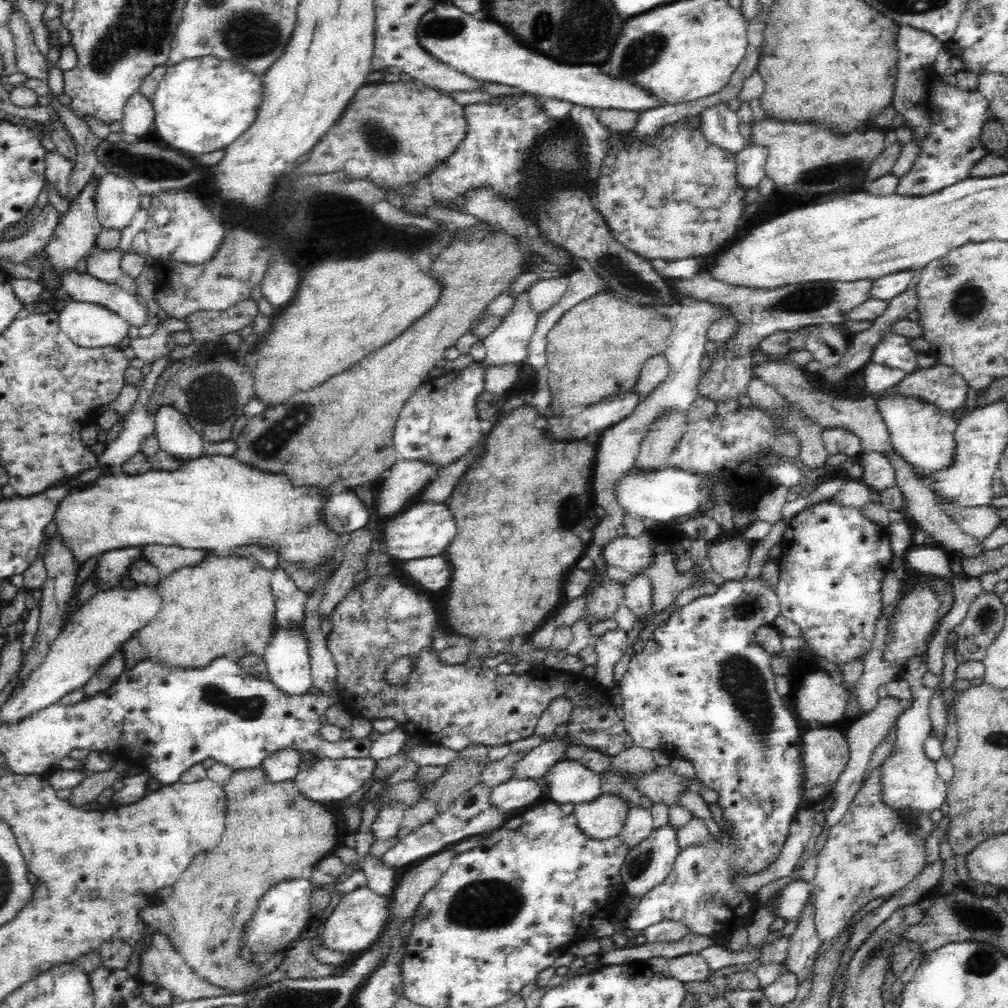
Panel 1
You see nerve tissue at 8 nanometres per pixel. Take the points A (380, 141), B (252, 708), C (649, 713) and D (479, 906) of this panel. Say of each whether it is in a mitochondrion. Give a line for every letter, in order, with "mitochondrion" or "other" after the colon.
A: mitochondrion
B: mitochondrion
C: other
D: mitochondrion

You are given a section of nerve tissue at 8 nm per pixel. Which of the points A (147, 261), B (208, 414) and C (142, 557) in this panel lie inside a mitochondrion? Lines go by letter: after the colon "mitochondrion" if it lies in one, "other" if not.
A: other
B: mitochondrion
C: other

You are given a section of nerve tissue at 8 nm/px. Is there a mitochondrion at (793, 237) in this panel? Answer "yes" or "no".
no

